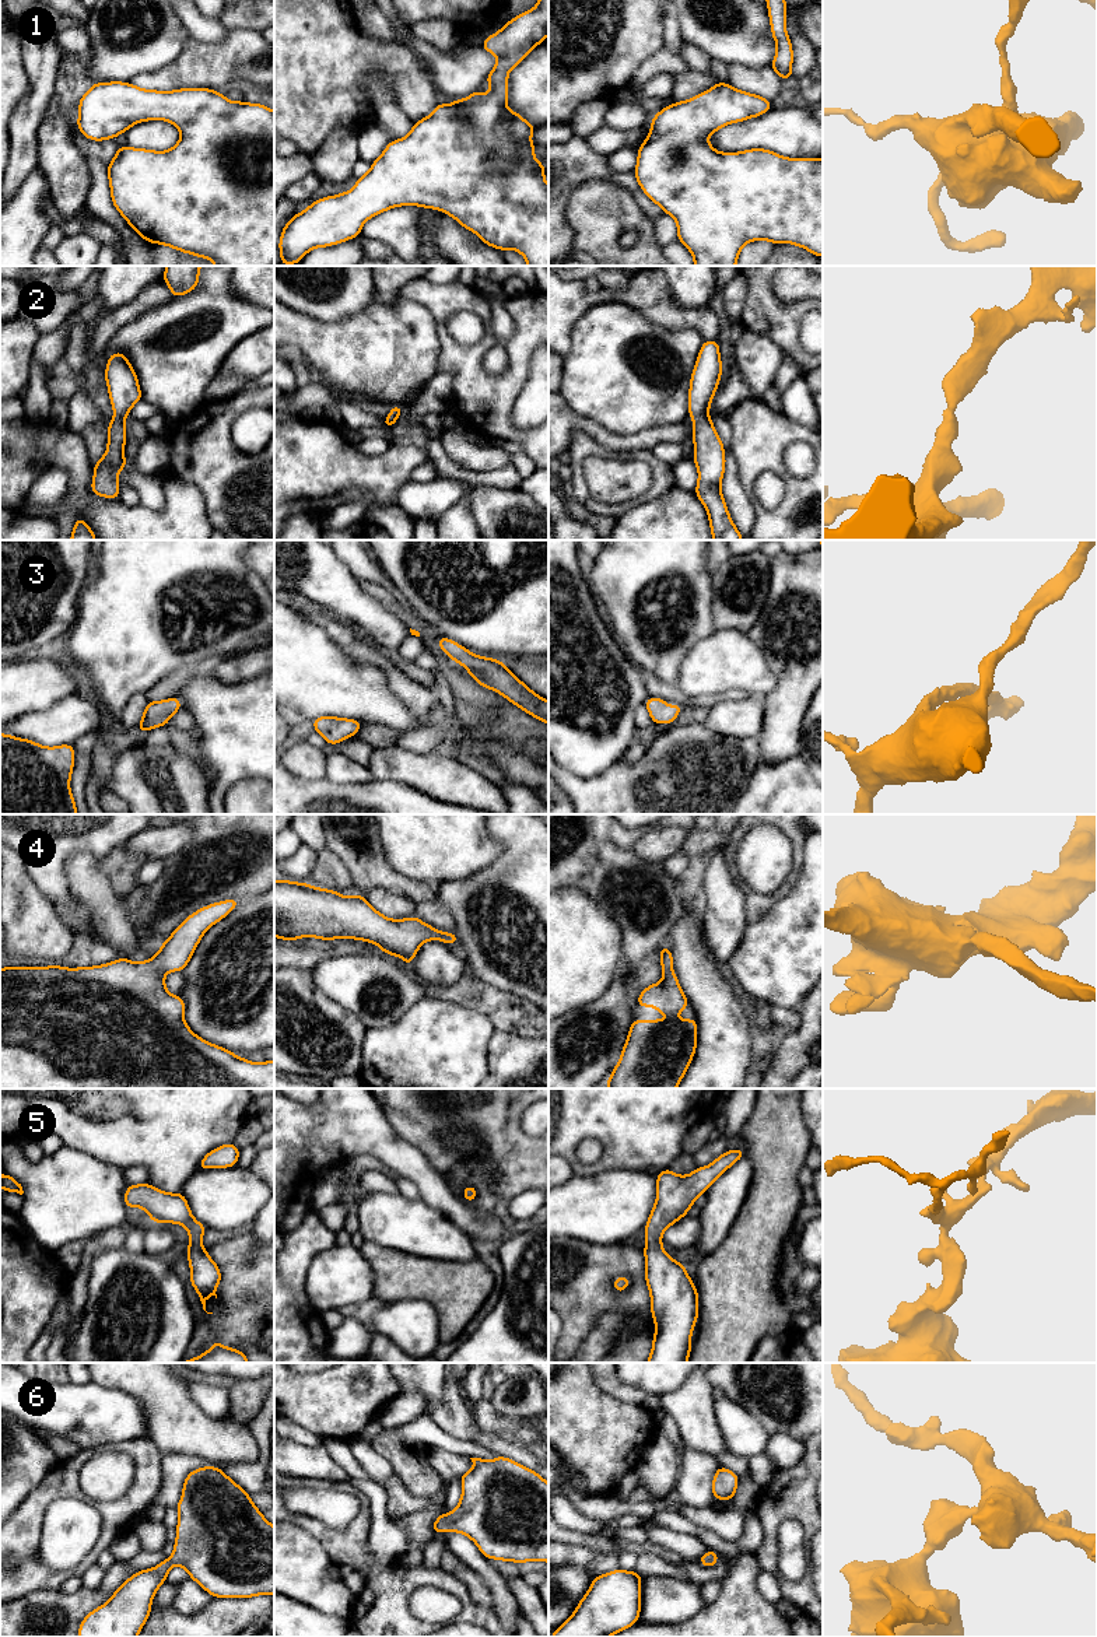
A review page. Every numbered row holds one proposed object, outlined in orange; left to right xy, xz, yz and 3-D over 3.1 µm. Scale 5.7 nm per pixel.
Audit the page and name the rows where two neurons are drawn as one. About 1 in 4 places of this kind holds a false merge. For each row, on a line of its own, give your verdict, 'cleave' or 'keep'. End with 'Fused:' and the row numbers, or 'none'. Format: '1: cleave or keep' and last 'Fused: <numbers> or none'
1: keep
2: keep
3: keep
4: keep
5: keep
6: keep
Fused: none

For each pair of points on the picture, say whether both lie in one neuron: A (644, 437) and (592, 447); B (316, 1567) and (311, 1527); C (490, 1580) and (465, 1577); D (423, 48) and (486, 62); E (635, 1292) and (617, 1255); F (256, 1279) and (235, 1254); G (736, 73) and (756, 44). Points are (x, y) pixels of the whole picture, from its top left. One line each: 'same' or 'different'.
A: different
B: different
C: different
D: same
E: same
F: same
G: different

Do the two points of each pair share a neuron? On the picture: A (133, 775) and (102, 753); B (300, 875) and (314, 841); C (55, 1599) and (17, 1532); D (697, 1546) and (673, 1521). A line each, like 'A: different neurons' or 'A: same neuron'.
A: different neurons
B: different neurons
C: different neurons
D: different neurons

